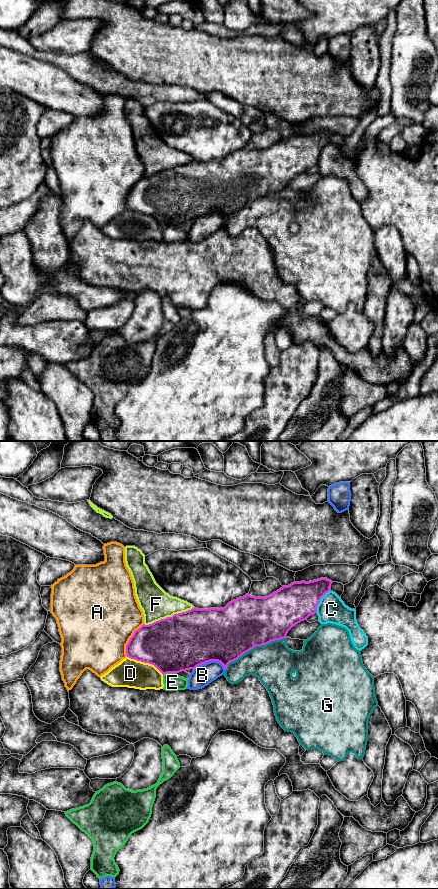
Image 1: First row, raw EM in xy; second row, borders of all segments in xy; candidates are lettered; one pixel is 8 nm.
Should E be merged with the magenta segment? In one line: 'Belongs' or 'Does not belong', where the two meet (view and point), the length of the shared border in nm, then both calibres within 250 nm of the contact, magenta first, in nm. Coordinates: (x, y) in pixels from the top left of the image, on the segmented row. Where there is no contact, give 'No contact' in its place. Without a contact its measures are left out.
Does not belong. Touches magenta at xy (169, 672). Shared border 110 nm. Thickness 440 nm (magenta) against 140 nm

